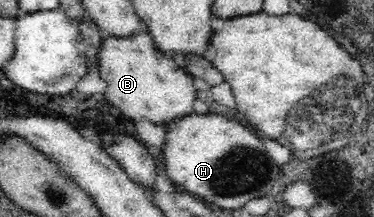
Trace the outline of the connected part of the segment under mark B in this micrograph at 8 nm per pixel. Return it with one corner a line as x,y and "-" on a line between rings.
88,19
80,22
79,30
86,43
86,67
99,69
107,83
105,98
130,121
149,121
167,127
195,113
194,101
198,97
196,77
178,66
168,53
158,49
149,33
137,32
124,39
109,35
103,39
101,29

